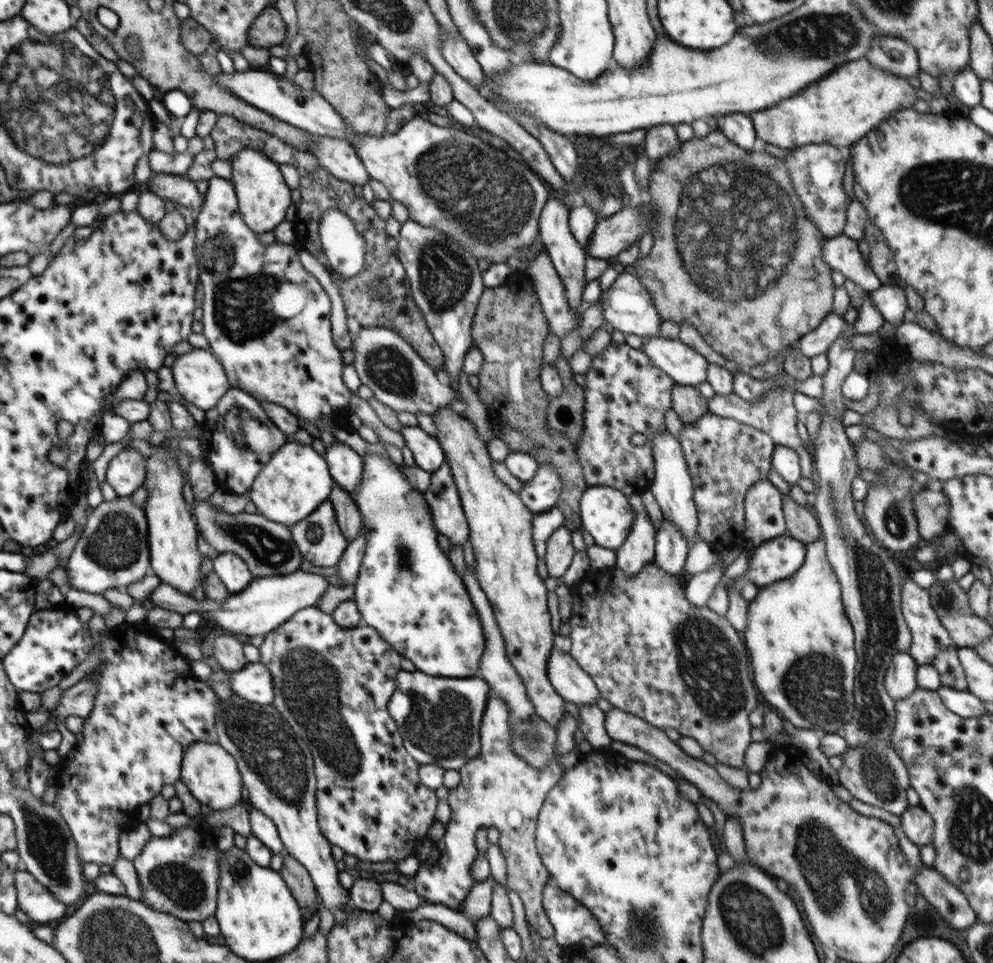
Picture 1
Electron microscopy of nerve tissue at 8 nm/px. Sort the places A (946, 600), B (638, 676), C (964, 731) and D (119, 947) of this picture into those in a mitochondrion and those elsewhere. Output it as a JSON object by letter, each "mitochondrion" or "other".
{"A":"mitochondrion","B":"other","C":"other","D":"mitochondrion"}

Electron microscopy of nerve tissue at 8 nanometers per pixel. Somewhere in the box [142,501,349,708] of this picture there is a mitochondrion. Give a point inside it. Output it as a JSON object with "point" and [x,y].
{"point":[269,550]}

